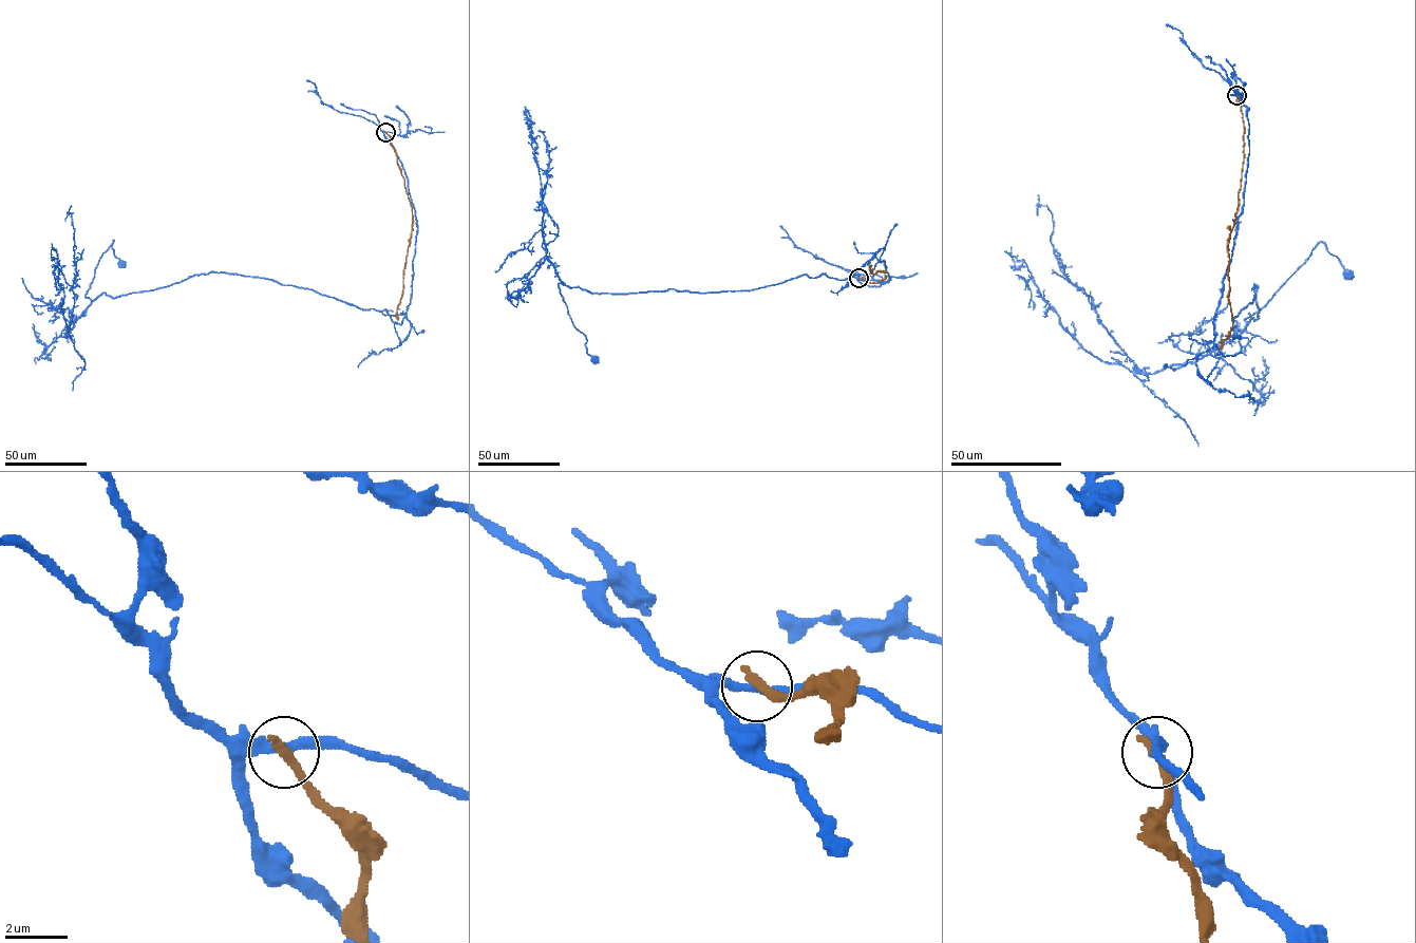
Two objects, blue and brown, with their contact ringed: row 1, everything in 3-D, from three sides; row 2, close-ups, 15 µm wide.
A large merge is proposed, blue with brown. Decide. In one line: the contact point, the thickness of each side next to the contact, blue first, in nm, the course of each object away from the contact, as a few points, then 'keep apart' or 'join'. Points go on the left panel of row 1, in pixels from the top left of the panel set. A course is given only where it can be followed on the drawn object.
(385, 132) | 280/360 nm | blue via (385, 132), (417, 227), (401, 323), (385, 309), (224, 272), (116, 297), (85, 296), (113, 240), (121, 264) | brown via (385, 132), (396, 153), (413, 220), (398, 320) | keep apart

